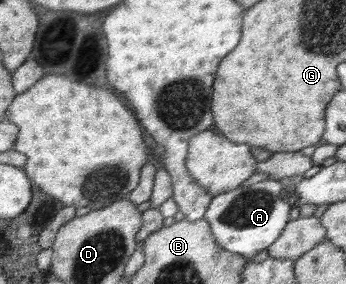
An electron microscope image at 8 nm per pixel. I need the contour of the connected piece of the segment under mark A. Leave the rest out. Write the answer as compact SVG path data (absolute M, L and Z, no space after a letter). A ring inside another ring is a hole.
M267 179L249 186L241 184L232 191L212 197L204 219L211 225L215 239L229 252L249 258L254 257L259 250L271 247L289 223L291 204L279 198L281 188L281 182Z

